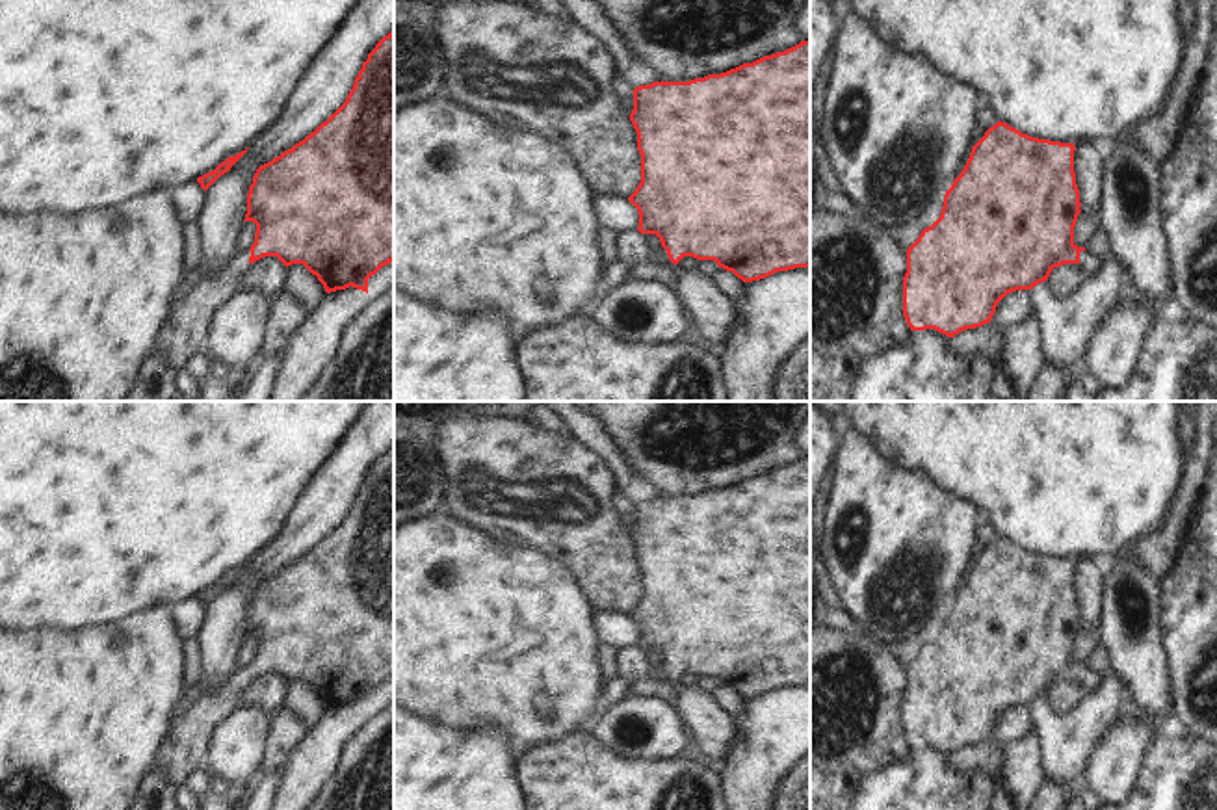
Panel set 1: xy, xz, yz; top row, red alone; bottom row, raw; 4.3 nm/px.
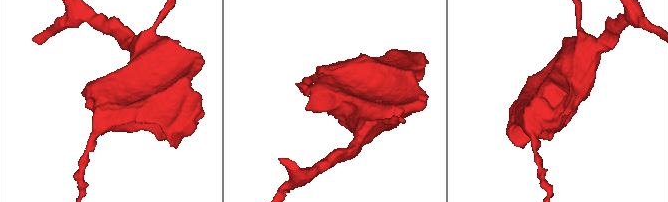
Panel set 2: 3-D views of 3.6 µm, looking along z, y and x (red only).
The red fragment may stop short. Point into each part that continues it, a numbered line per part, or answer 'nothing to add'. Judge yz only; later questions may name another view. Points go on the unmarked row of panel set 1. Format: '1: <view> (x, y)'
1: yz (1087, 677)

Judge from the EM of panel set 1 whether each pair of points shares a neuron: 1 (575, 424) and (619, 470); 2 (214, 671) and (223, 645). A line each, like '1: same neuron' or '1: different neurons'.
1: same neuron
2: same neuron

